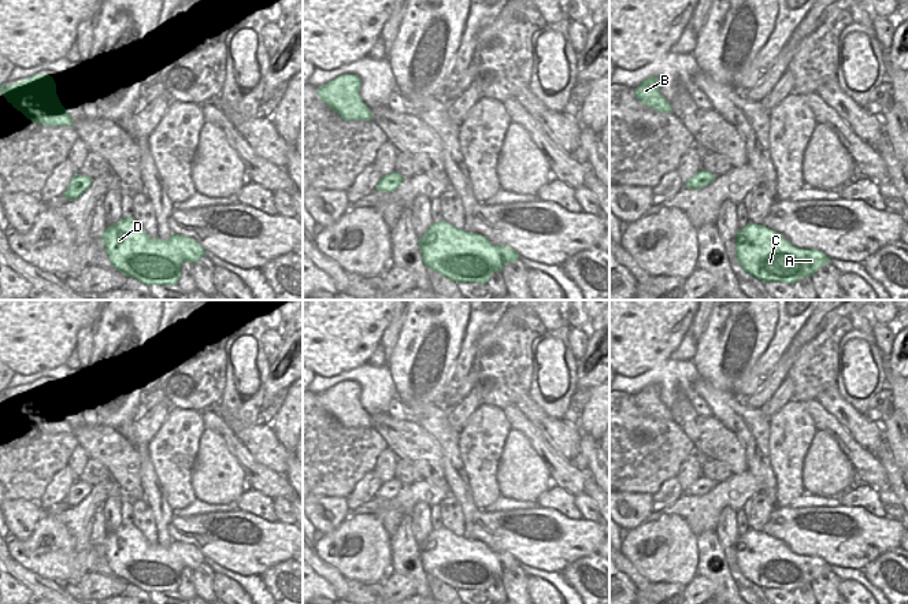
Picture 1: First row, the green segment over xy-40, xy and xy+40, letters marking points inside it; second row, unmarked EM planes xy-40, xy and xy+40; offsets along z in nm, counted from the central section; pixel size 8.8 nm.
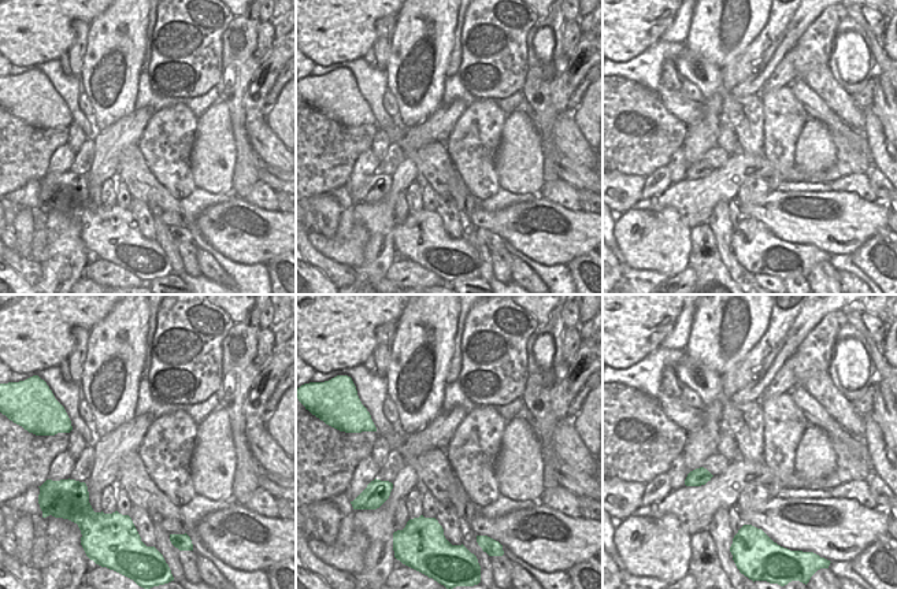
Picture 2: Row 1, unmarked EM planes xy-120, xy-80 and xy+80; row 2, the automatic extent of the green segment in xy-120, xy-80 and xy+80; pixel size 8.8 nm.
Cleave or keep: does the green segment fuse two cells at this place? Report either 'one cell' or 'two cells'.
one cell

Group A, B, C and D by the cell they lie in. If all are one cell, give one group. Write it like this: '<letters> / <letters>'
A B C D

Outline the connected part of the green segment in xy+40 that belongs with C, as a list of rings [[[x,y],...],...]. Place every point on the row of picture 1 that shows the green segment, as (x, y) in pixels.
[[[749,222],[737,231],[735,253],[740,266],[761,282],[793,285],[812,277],[830,257],[818,249],[798,249],[782,234]]]

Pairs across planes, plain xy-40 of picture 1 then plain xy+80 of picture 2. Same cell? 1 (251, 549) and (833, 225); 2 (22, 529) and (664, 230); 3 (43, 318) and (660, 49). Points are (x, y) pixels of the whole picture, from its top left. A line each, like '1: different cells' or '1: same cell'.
1: same cell
2: different cells
3: different cells

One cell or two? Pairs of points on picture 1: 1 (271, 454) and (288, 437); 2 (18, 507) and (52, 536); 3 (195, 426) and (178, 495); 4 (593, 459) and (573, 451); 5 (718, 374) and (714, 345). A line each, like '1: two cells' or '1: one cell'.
1: two cells
2: two cells
3: one cell
4: two cells
5: one cell

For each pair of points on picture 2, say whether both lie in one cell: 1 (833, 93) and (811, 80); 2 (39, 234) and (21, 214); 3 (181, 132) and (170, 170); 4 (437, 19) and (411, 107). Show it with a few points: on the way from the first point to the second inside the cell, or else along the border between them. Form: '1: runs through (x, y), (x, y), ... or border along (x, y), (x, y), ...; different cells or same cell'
1: runs through (827, 88), (816, 80); same cell
2: border along (33, 229), (30, 258); different cells
3: runs through (165, 121), (158, 133), (165, 154); same cell
4: runs through (437, 43), (434, 78), (429, 89); same cell

